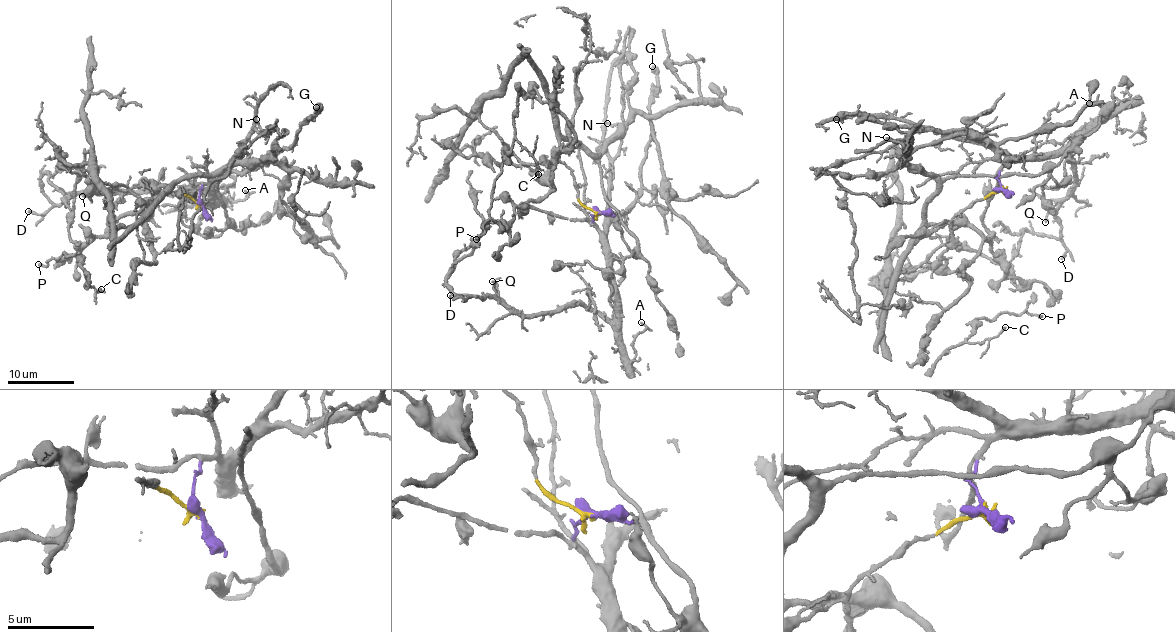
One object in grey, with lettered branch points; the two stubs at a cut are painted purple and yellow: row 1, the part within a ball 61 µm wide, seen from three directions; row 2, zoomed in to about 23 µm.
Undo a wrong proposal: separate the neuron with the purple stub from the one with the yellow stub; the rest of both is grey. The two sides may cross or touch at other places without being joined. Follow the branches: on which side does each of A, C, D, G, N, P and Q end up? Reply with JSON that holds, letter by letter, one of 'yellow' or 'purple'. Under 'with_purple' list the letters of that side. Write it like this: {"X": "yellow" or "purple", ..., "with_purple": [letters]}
{"A": "purple", "C": "yellow", "D": "purple", "G": "purple", "N": "purple", "P": "yellow", "Q": "purple", "with_purple": ["A", "D", "G", "N", "Q"]}

